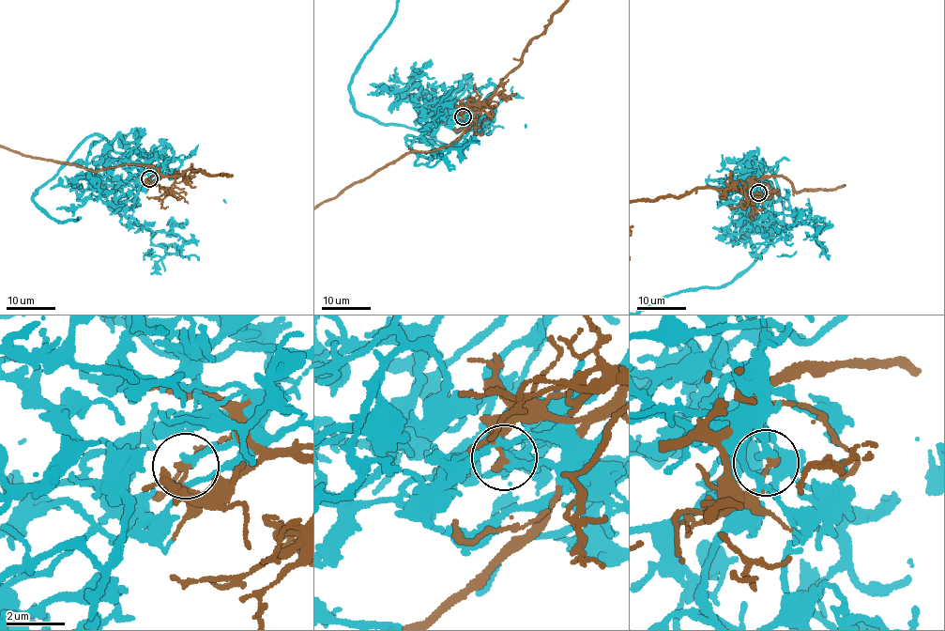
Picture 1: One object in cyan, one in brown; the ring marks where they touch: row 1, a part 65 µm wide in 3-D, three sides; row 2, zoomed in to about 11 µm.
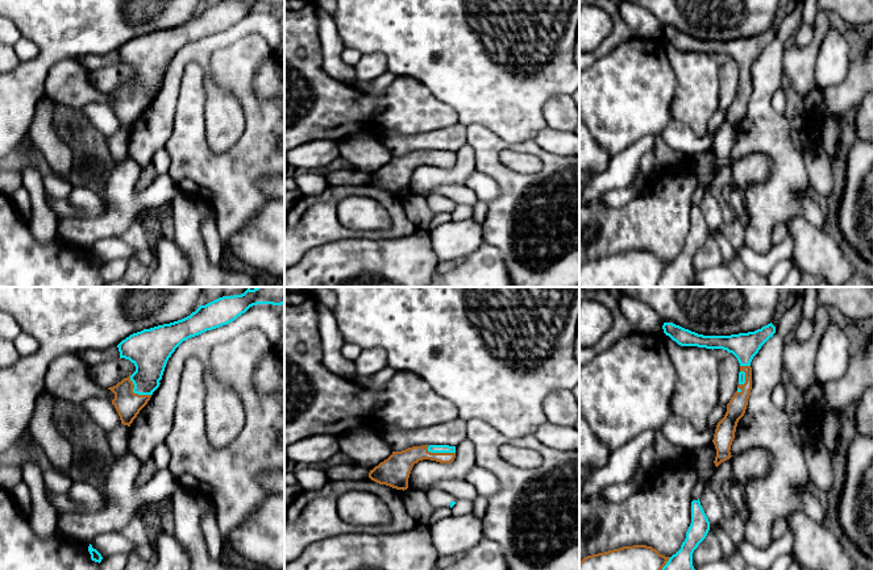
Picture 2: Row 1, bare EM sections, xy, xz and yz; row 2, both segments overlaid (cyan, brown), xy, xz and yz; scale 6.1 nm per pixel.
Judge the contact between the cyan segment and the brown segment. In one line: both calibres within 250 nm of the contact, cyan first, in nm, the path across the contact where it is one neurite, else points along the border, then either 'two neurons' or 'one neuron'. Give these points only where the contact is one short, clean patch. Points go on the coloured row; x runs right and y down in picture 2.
220 nm thick on the cyan side, 160 nm on the other; two neurons

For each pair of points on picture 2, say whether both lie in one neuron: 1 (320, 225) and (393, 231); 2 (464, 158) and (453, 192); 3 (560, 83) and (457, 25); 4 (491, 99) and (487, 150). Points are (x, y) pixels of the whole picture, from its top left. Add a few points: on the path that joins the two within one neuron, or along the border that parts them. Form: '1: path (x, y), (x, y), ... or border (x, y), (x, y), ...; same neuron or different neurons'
1: path (339, 232), (374, 234); same neuron
2: border (465, 184), (443, 184), (425, 194); different neurons
3: path (533, 80), (512, 79), (491, 65), (481, 51); same neuron
4: border (466, 125), (485, 125), (504, 141), (516, 142); different neurons

